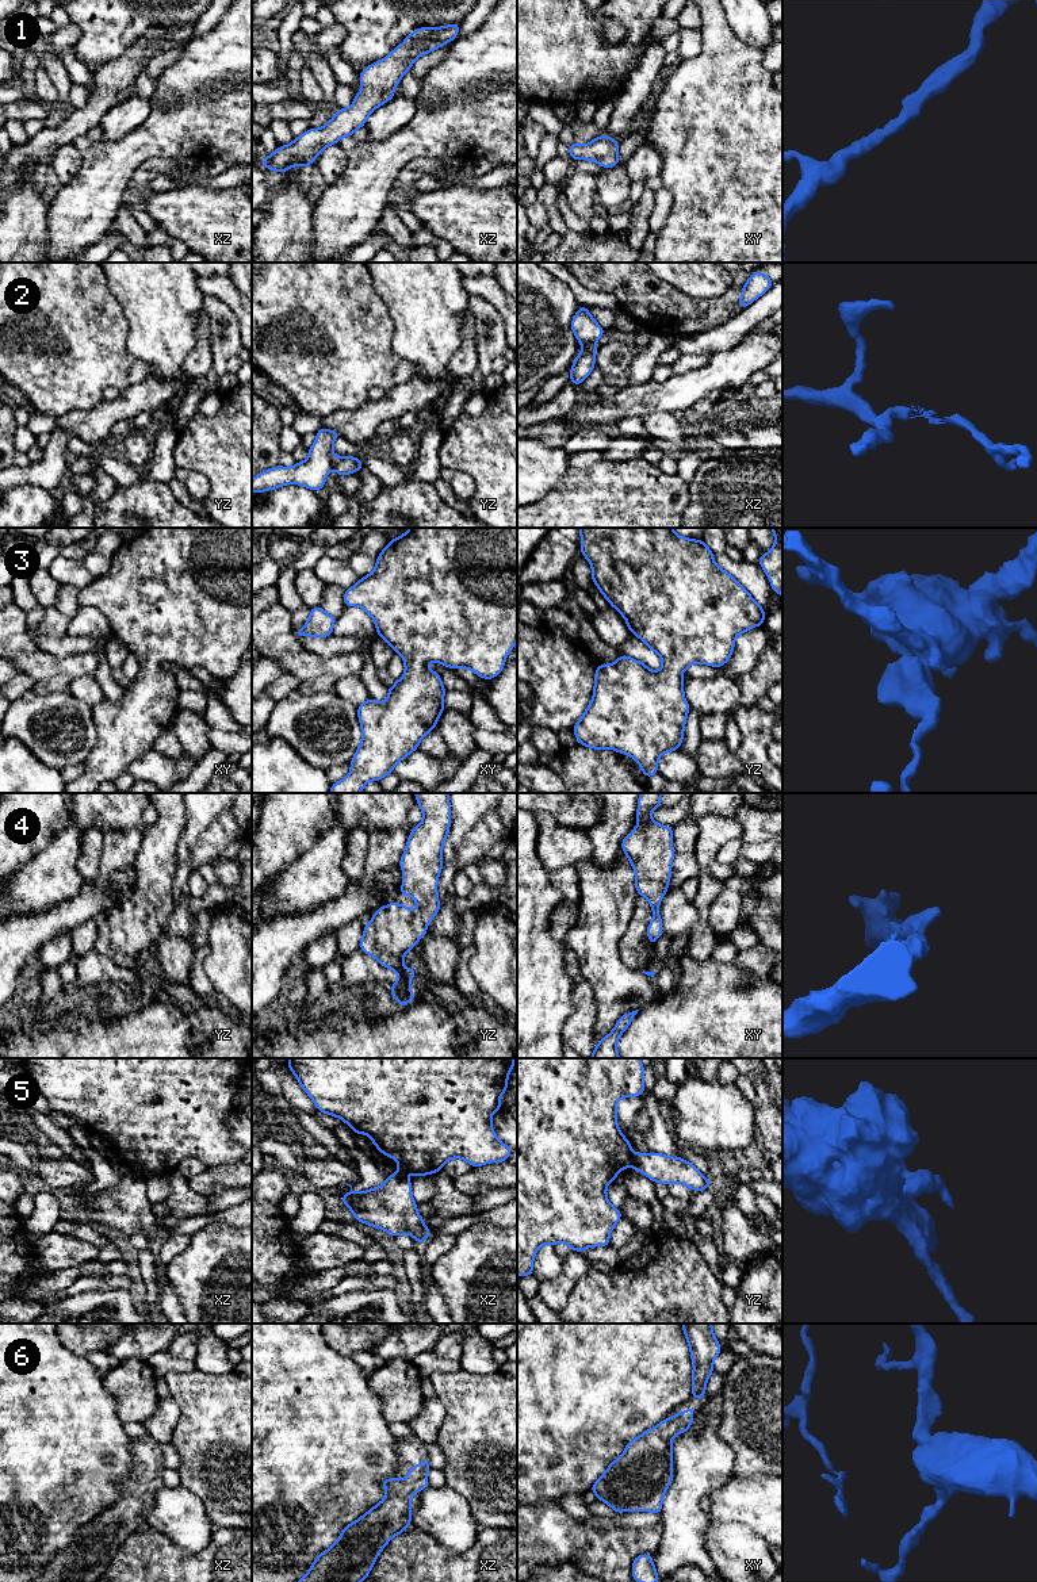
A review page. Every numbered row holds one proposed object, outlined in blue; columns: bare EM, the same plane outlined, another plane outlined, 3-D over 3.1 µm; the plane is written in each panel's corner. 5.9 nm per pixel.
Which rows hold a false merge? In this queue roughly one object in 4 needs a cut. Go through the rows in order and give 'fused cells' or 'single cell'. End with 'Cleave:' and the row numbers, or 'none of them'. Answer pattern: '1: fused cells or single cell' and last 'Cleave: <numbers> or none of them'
1: single cell
2: fused cells
3: single cell
4: single cell
5: fused cells
6: single cell
Cleave: 2, 5

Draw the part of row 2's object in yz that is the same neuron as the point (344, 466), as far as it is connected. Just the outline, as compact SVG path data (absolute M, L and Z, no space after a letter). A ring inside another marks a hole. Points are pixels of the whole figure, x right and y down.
M337 456L333 460L333 468L337 471L338 476L353 474L363 468L361 460L359 457L344 457Z

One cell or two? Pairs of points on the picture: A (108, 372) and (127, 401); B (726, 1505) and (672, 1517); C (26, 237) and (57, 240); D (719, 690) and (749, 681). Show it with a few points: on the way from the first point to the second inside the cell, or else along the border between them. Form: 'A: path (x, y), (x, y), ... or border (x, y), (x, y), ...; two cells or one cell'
A: border (149, 376), (121, 391); two cells
B: border (707, 1515), (711, 1520); two cells
C: border (48, 206), (46, 248); two cells
D: border (734, 681), (739, 689), (739, 704); two cells

